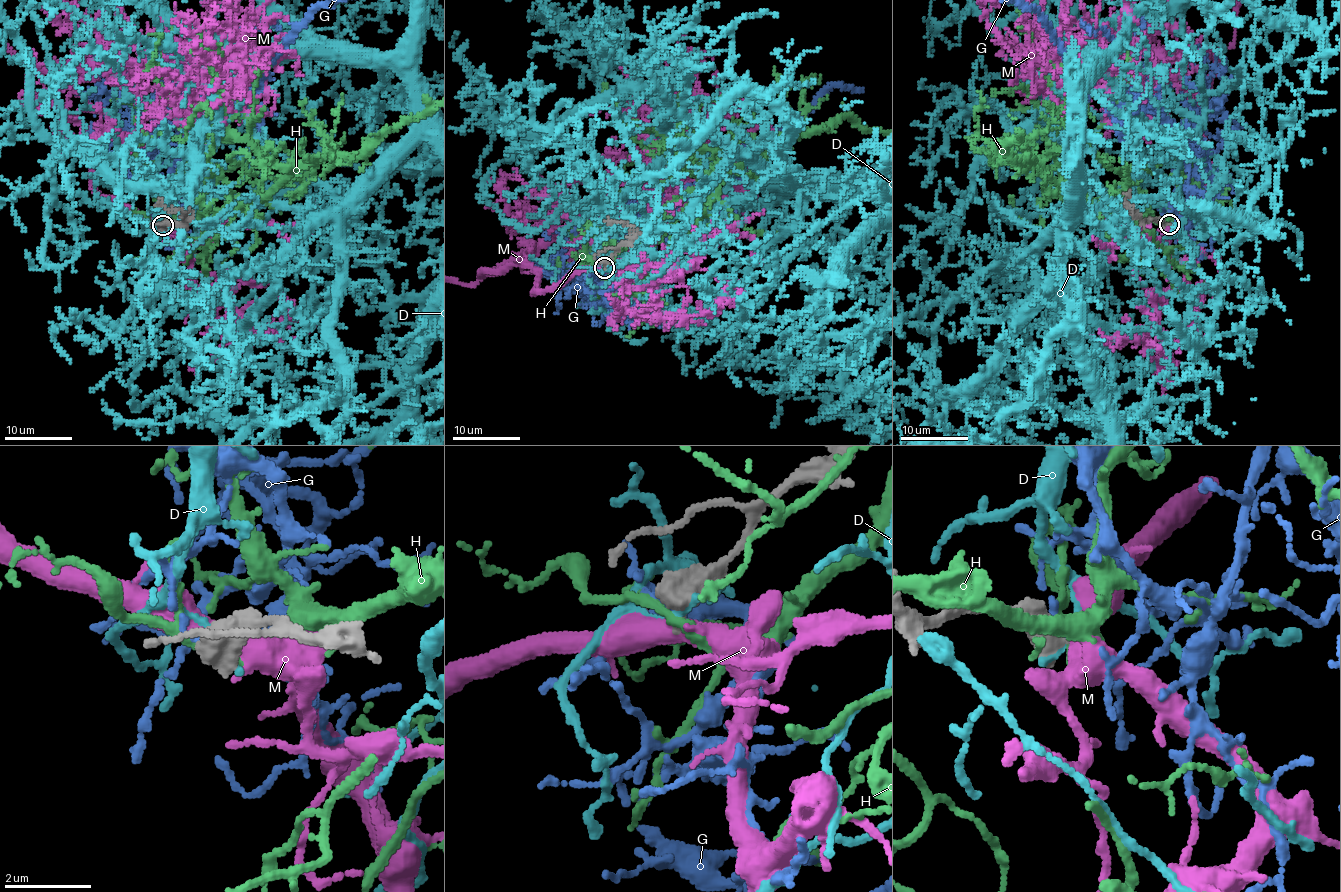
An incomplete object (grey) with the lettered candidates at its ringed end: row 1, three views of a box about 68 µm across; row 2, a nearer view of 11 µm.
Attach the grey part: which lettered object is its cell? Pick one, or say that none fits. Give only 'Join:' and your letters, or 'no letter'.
Join: no letter

